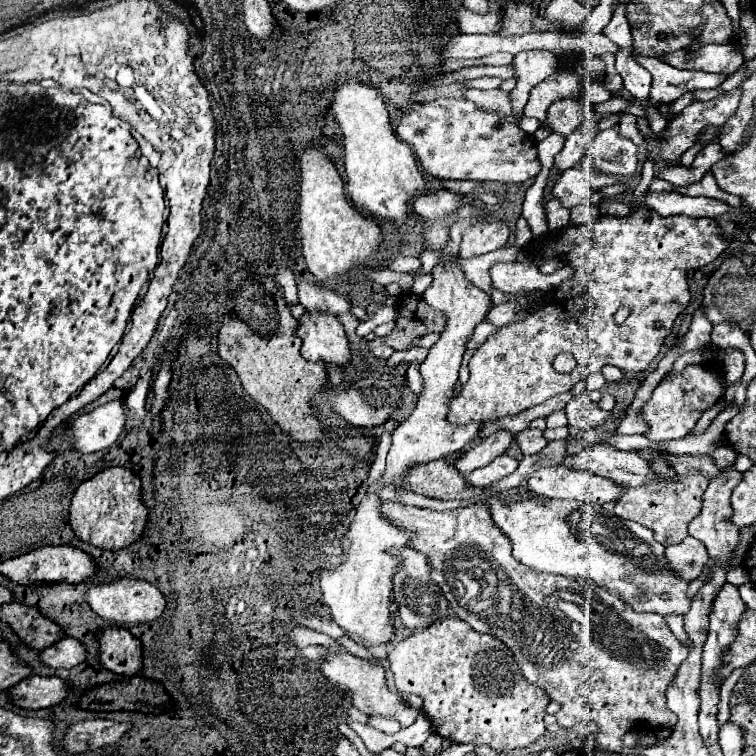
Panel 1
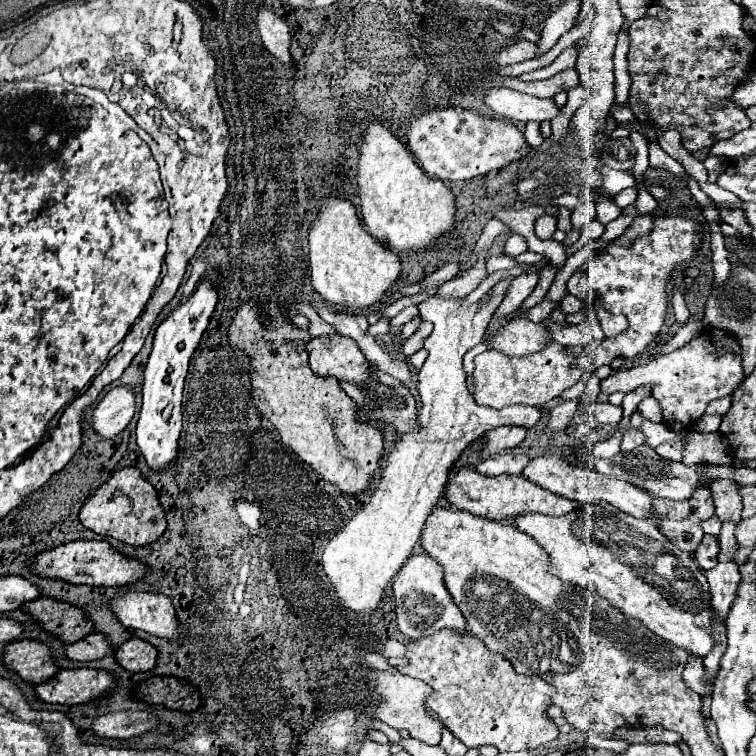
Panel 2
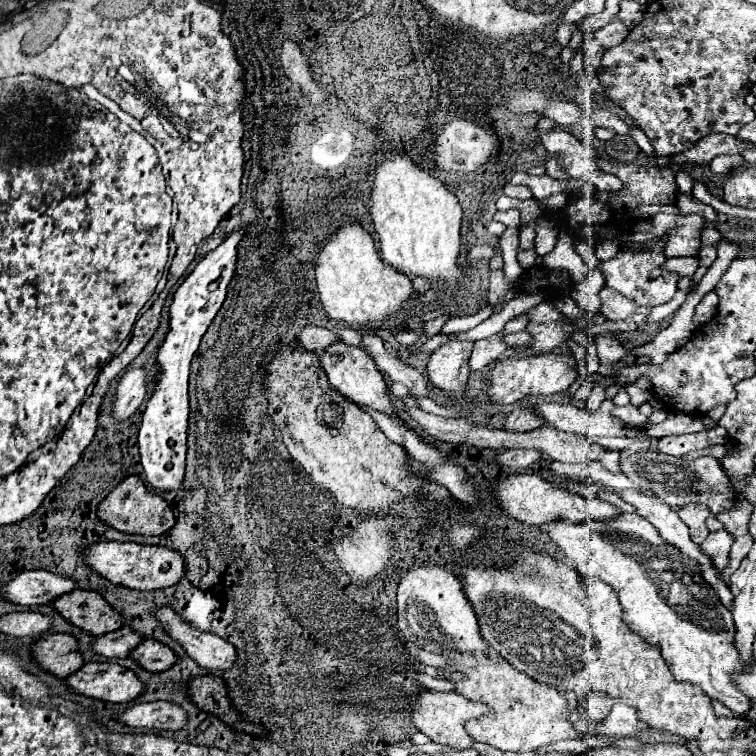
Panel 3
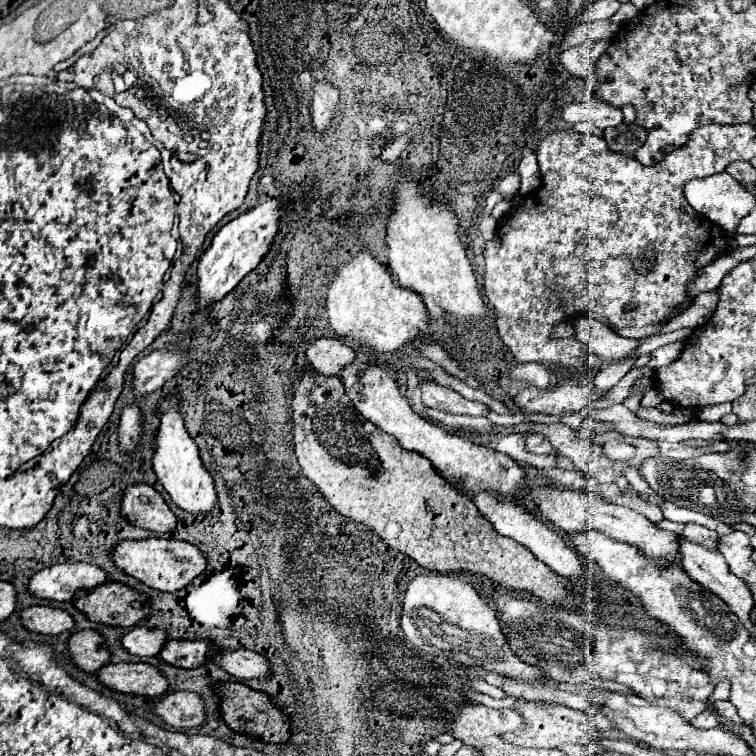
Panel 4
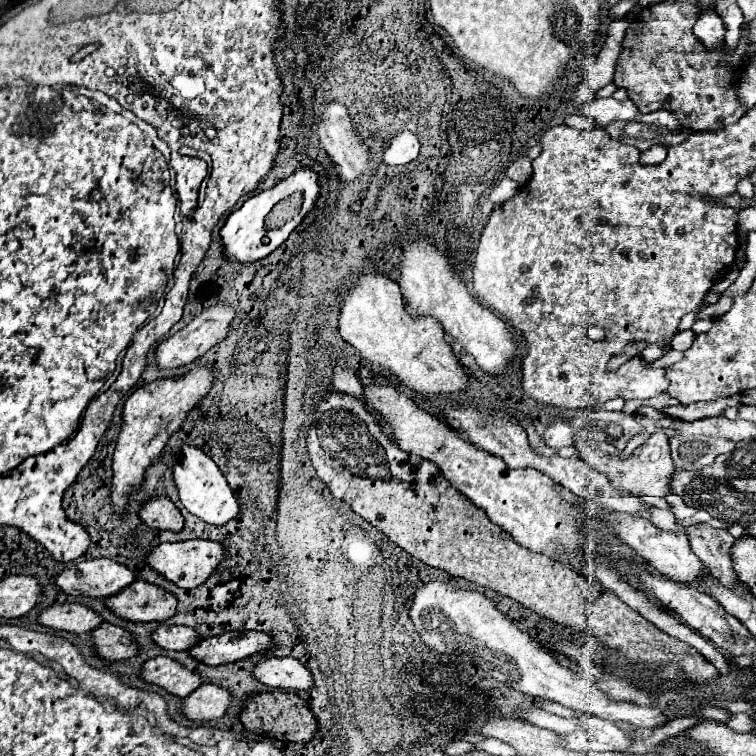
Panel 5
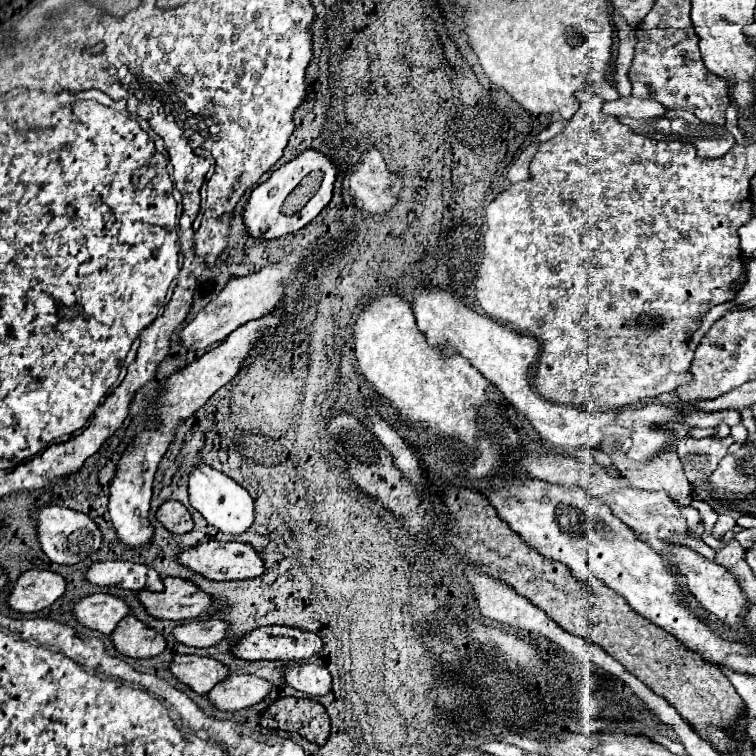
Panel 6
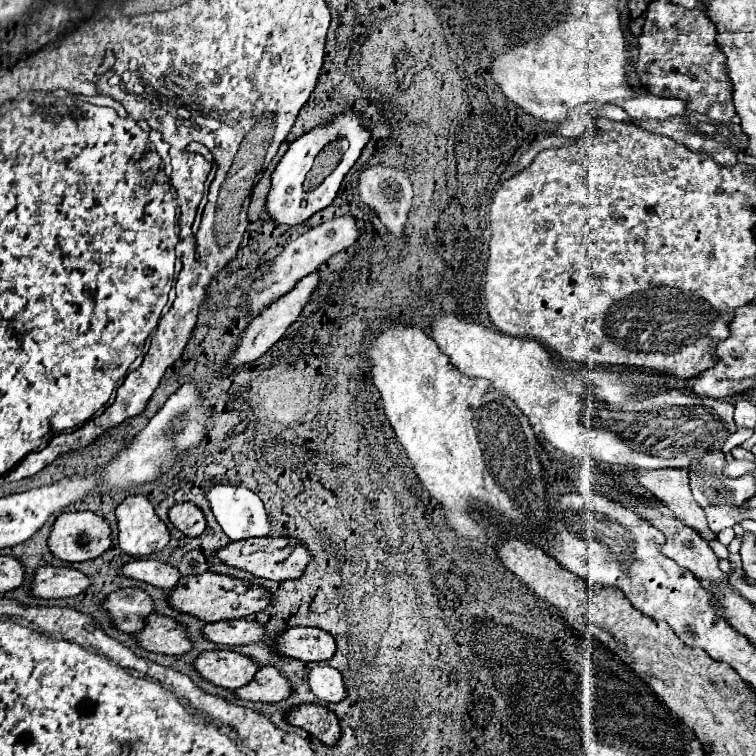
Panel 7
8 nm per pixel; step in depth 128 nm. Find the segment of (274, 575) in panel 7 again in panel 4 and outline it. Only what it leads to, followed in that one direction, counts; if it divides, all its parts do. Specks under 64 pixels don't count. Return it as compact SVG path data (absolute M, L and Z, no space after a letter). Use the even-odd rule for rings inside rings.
M162 538L124 540L114 546L112 562L120 572L160 592L176 592L184 588L206 568L206 560L196 546L182 542L182 540L162 540Z

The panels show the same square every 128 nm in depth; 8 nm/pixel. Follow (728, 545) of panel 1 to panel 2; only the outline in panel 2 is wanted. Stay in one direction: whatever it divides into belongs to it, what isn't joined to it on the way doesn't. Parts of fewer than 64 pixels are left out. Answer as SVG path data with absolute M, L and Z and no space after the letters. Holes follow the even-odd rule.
M710 516L708 520L704 520L704 522L702 522L702 530L704 530L704 534L712 534L712 536L716 536L716 538L718 538L720 528L722 528L722 522L720 522L720 518L718 518L718 516Z

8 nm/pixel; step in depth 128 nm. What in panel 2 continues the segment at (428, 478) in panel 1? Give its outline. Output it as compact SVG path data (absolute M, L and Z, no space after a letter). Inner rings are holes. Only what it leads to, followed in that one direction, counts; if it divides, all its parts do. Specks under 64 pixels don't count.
M454 468L450 472L450 478L444 486L444 498L460 510L472 512L476 516L508 522L508 516L518 516L520 512L538 512L538 514L548 514L548 516L558 516L558 514L568 514L574 508L578 508L576 502L564 500L562 496L556 496L552 492L544 492L544 488L524 480L522 476L478 476L476 470L472 468Z

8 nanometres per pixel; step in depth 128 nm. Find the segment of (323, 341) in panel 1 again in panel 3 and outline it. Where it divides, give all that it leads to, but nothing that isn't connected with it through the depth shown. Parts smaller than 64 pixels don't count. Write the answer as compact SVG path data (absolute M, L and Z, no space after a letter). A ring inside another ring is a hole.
M336 342L320 354L320 366L324 368L332 388L342 392L346 398L350 398L356 404L372 406L388 416L394 416L394 406L388 398L388 386L384 382L384 376L374 368L374 360L366 354L366 350L356 346L346 346L344 342Z

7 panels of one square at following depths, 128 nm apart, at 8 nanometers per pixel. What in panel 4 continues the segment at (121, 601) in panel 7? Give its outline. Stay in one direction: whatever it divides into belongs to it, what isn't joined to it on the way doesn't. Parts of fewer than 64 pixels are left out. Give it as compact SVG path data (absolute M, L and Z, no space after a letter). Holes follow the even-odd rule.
M30 606L20 612L20 622L26 630L36 632L36 634L62 634L72 630L74 620L68 612L52 606Z

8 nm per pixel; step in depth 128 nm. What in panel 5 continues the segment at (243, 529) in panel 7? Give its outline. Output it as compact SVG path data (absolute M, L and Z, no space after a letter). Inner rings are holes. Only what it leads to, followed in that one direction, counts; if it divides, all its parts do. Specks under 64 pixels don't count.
M182 444L176 450L176 458L178 460L172 466L172 478L174 478L174 484L178 488L180 502L184 504L184 508L188 512L192 512L200 520L204 520L208 524L214 524L214 526L222 526L228 520L238 516L236 496L230 490L230 486L226 484L224 474L220 472L220 468L214 464L212 458L208 458L200 448L190 446L190 444Z

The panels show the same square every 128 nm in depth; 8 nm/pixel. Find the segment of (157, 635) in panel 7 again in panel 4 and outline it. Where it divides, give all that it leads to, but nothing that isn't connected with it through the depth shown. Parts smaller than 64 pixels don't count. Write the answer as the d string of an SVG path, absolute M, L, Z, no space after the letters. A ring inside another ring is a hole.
M82 630L70 636L68 656L82 672L96 672L110 662L110 652L102 646L102 636L94 630Z

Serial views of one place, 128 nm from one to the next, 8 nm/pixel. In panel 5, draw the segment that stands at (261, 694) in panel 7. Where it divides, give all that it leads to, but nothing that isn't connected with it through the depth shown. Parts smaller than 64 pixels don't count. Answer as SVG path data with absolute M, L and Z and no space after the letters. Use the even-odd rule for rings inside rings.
M200 684L192 694L182 700L182 714L188 720L206 722L220 718L230 706L230 694L216 684Z

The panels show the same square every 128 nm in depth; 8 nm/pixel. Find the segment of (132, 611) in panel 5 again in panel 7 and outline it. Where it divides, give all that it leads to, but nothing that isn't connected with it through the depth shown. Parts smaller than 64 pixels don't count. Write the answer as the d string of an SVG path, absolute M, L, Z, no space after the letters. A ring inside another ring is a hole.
M206 572L200 576L182 576L178 584L170 590L166 600L168 606L172 606L178 612L196 616L202 622L218 622L230 618L244 618L264 610L264 604L268 604L268 592L264 592L264 588L252 586L238 578Z

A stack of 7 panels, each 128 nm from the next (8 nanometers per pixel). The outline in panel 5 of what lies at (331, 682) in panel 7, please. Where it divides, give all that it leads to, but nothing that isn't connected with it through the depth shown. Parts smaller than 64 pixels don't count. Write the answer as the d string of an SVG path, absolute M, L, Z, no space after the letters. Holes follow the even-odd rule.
M264 658L252 668L252 676L268 688L282 690L310 690L312 676L306 666L294 658Z

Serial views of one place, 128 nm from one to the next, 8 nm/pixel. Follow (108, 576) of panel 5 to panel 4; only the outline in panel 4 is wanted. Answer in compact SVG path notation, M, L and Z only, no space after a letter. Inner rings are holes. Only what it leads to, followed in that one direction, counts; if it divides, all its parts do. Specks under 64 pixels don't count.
M54 564L34 574L28 582L28 590L32 596L42 600L64 602L72 600L76 590L92 590L104 582L104 572L94 564Z

